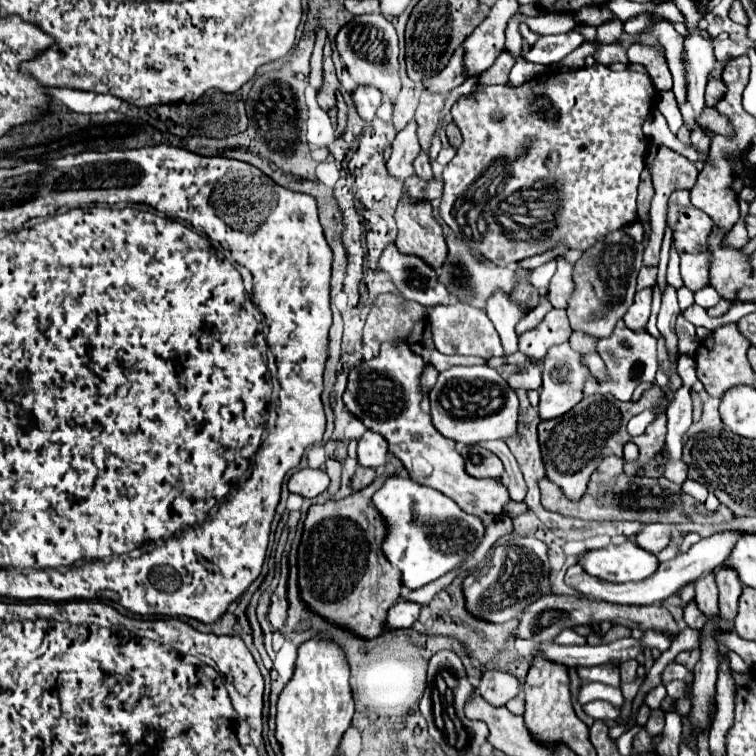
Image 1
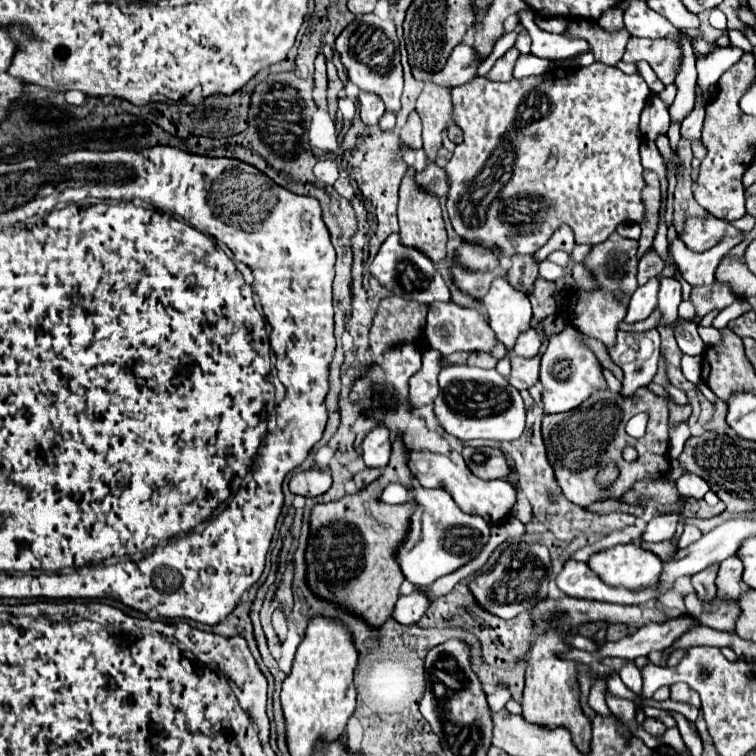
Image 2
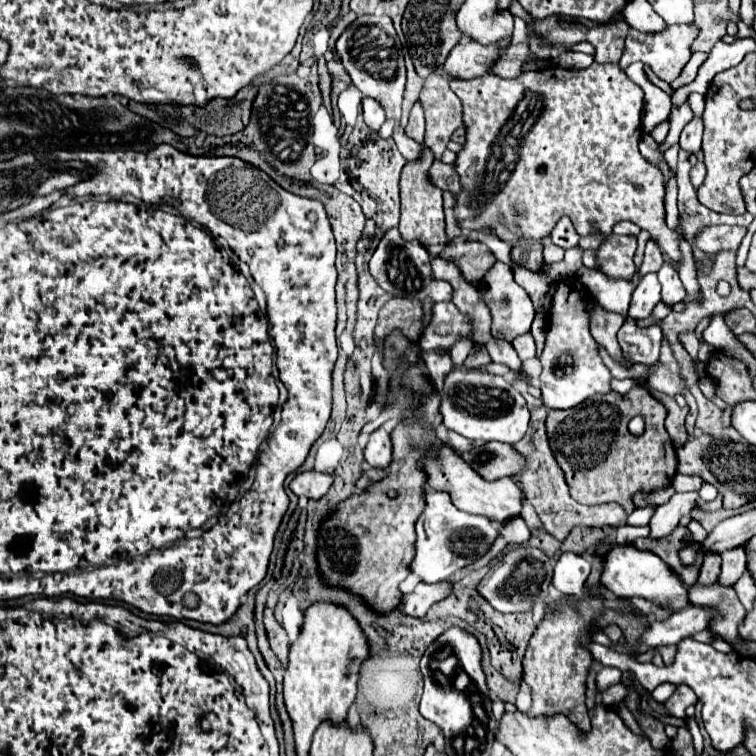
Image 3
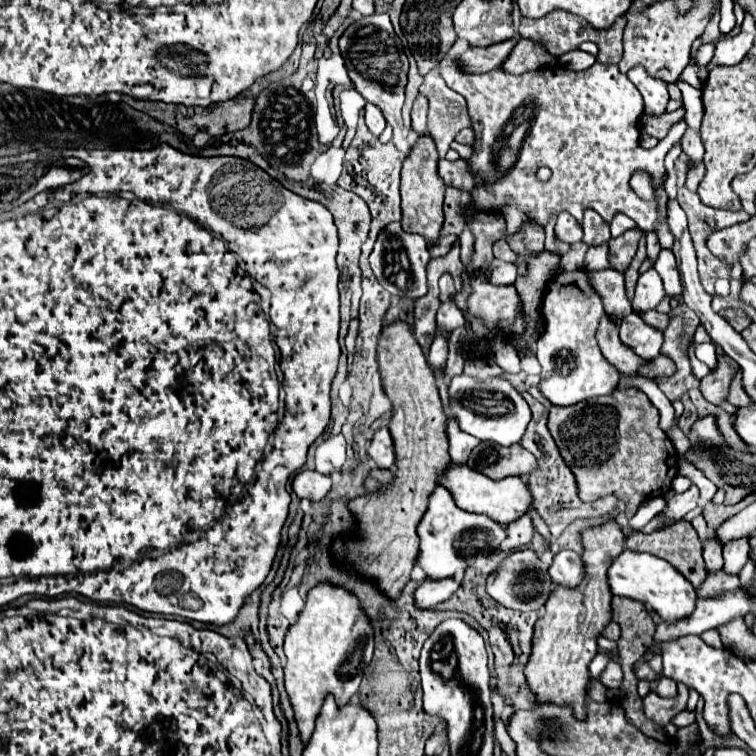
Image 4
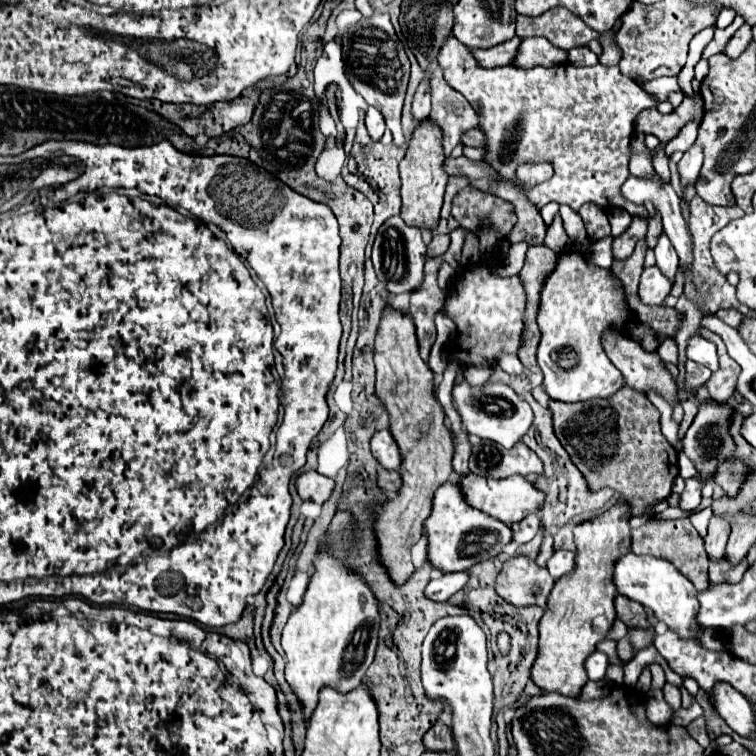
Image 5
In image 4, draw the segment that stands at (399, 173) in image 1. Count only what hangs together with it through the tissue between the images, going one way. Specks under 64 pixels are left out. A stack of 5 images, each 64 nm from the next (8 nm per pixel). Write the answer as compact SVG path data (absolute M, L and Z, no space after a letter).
M418 96L412 106L412 128L418 134L426 132L426 116L428 116L428 100L426 96Z

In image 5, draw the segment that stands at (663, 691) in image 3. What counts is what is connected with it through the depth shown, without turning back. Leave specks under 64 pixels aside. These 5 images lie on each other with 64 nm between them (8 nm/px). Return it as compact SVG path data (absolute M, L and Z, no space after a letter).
M666 684L662 690L664 690L664 700L670 704L674 712L678 712L680 710L680 690L672 684Z

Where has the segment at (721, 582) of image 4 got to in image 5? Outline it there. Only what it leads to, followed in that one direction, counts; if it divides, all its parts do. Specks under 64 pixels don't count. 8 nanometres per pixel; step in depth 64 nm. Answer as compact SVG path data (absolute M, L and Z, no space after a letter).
M724 556L722 560L712 560L712 562L710 562L708 576L710 576L710 582L720 582L720 580L736 582L736 580L742 580L742 572L746 572L746 568L748 568L748 560L746 560L746 558L734 566L734 564Z

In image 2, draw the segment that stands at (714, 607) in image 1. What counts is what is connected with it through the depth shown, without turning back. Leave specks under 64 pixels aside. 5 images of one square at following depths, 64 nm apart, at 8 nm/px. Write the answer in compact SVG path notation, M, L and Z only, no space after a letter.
M712 564L706 570L702 570L696 576L692 576L692 586L698 592L698 596L702 596L702 598L714 598L716 596L714 580L716 580L718 568L720 568L720 564Z

